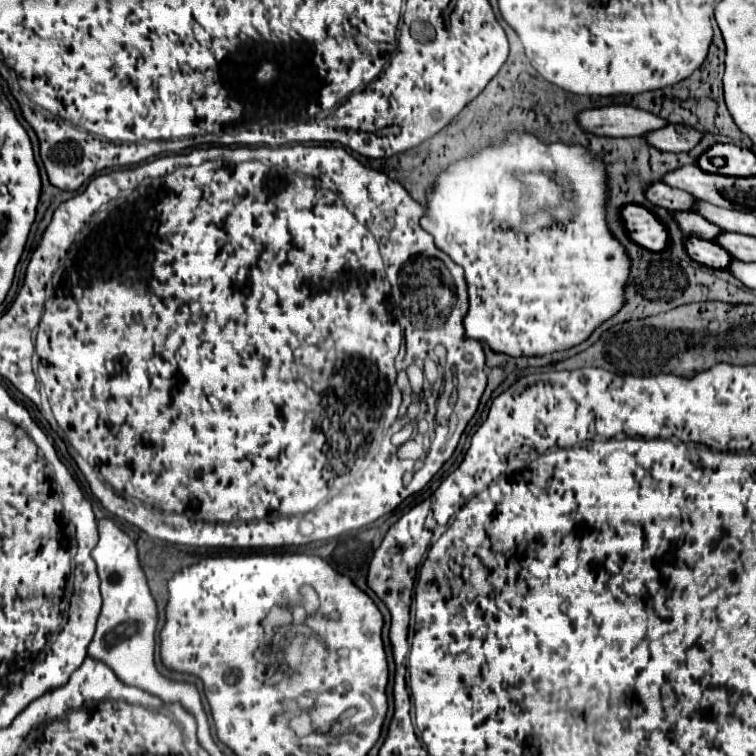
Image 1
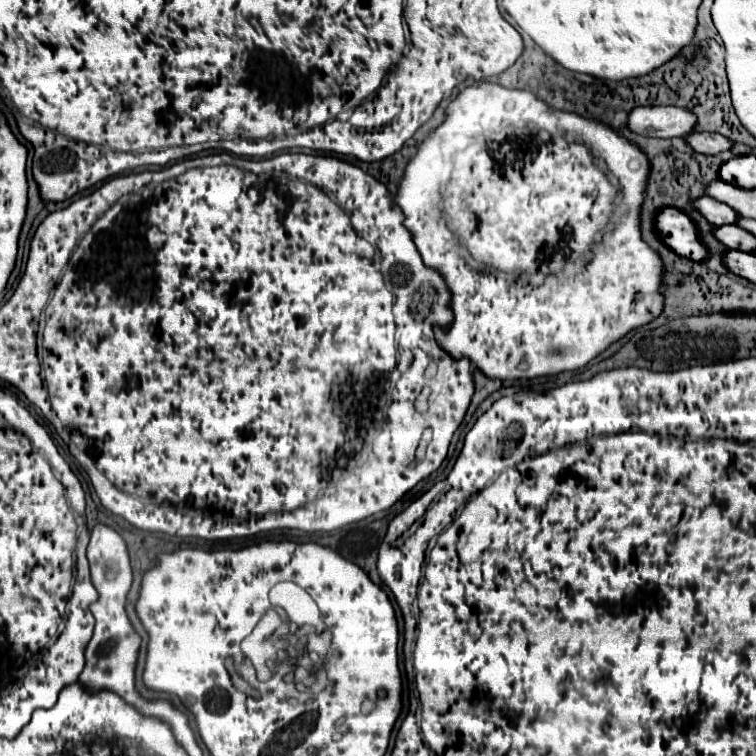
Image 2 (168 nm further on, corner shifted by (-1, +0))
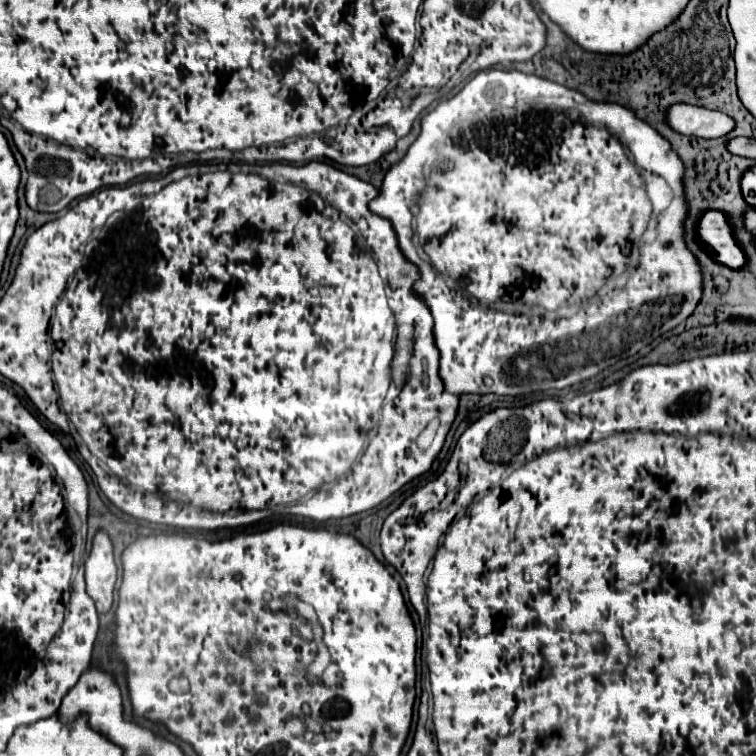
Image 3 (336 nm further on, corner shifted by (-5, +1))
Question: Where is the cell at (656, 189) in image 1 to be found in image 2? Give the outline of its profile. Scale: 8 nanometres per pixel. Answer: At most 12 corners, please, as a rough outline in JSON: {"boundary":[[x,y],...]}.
{"boundary":[[701,197],[693,203],[715,227],[735,225],[739,213],[729,205]]}

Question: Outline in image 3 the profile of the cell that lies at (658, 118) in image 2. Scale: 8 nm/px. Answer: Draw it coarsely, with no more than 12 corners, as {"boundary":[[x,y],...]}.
{"boundary":[[691,104],[667,108],[671,130],[721,138],[735,126],[727,114]]}

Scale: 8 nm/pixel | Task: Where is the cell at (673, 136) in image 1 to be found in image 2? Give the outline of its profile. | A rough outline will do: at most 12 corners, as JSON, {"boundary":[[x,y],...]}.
{"boundary":[[691,133],[685,137],[699,153],[719,155],[733,147],[719,133]]}

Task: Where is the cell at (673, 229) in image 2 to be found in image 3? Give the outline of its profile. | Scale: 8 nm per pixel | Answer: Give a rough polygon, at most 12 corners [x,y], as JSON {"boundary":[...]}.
{"boundary":[[703,212],[695,230],[707,254],[729,268],[745,256],[721,212]]}

